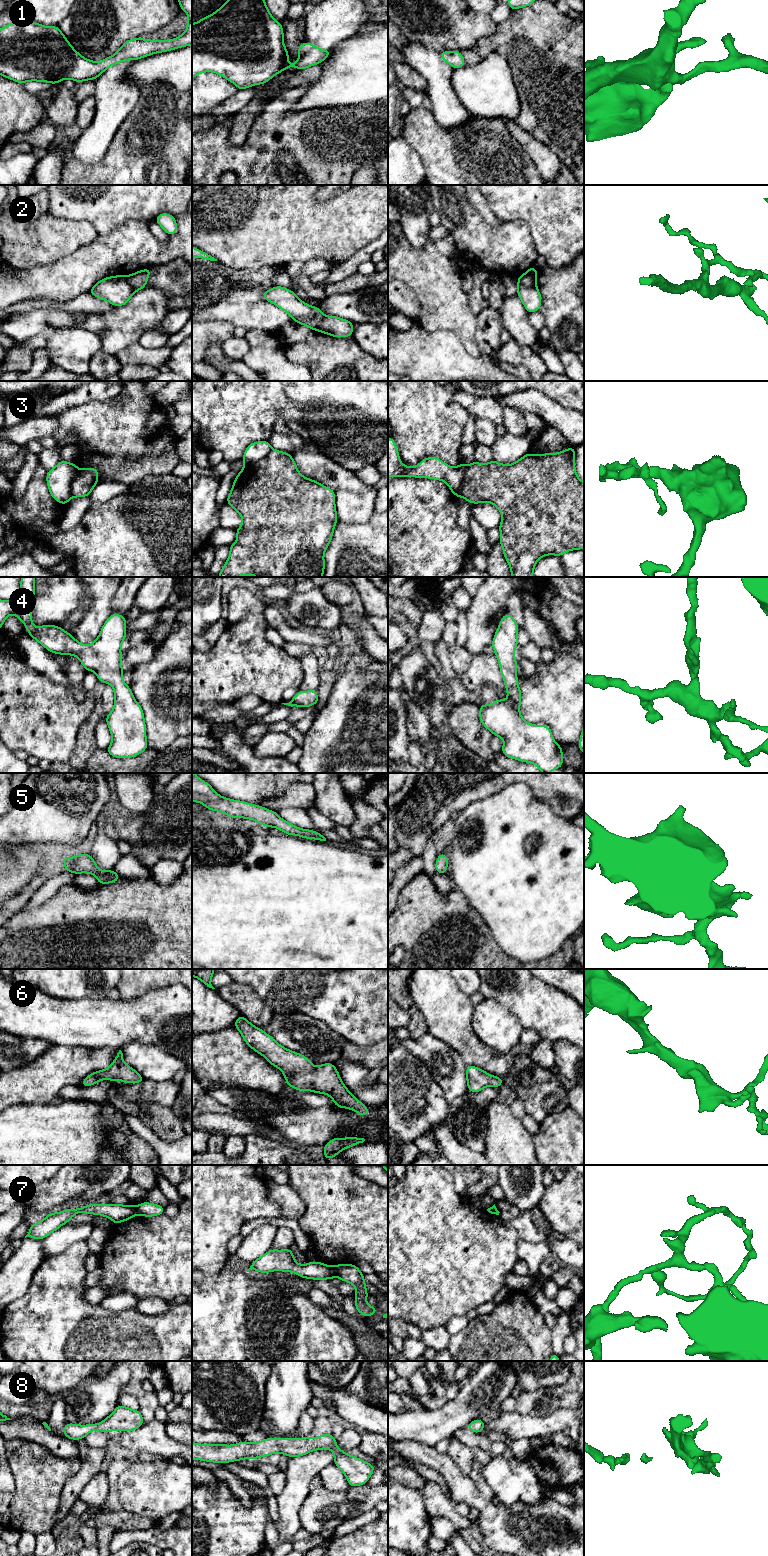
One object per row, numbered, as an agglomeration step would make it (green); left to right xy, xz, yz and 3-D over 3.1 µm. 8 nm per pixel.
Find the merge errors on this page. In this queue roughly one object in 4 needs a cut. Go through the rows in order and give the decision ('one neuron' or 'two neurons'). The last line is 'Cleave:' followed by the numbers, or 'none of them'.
1: one neuron
2: two neurons
3: two neurons
4: one neuron
5: one neuron
6: one neuron
7: two neurons
8: one neuron
Cleave: 2, 3, 7

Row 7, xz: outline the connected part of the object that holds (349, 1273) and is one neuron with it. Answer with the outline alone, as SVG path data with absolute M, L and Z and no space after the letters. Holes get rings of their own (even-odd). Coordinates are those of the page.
M337 1264L333 1268L336 1277L340 1278L342 1281L353 1284L356 1287L354 1293L356 1310L366 1318L373 1314L377 1314L378 1311L376 1307L369 1306L366 1303L369 1294L366 1291L364 1275L359 1268L352 1264Z

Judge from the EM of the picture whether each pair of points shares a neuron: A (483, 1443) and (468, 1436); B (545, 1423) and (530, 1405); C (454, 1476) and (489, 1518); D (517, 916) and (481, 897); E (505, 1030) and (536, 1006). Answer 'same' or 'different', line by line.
A: same
B: different
C: same
D: same
E: different

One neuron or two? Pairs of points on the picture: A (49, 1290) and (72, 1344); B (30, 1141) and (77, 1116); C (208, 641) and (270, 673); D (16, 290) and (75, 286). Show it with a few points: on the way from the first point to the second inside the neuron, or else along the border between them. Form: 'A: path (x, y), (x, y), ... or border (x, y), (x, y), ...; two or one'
A: path (53, 1303), (53, 1325), (59, 1331); one
B: path (42, 1141), (52, 1141), (65, 1128); one
C: border (228, 626), (217, 641), (207, 651), (202, 652); two
D: path (31, 286), (60, 286); one

